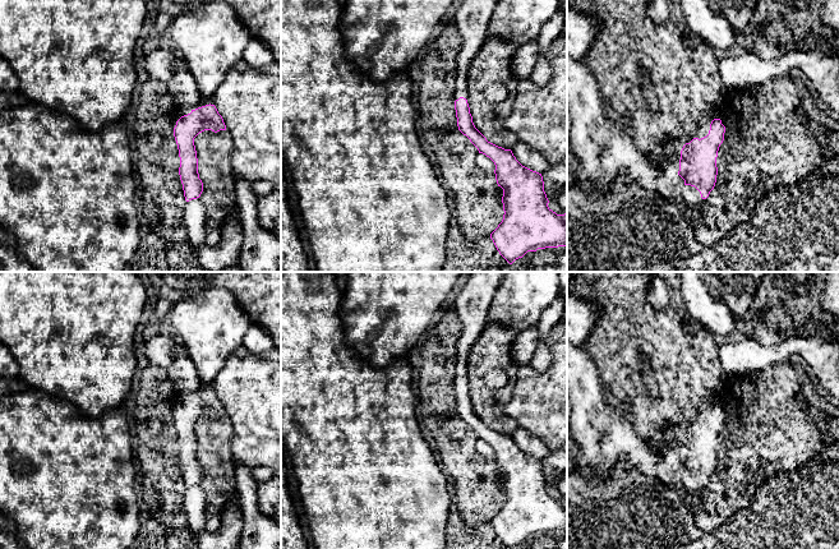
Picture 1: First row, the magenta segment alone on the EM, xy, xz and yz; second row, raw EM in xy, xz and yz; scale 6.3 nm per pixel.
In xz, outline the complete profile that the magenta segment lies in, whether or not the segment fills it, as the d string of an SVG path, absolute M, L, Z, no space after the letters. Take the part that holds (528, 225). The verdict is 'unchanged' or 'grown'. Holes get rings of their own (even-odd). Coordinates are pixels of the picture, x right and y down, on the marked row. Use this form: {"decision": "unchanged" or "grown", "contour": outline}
{"decision": "grown", "contour": "M464 0L458 6L453 24L462 38L462 46L456 56L455 110L458 130L478 148L479 153L489 157L495 165L495 180L503 189L503 220L490 234L499 254L512 264L527 252L567 245L567 214L557 214L548 207L541 174L522 166L511 149L504 149L487 140L475 128L467 103L467 70L478 51L485 42L488 26L499 0Z"}

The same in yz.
{"decision": "grown", "contour": "M567 56L567 110L571 115L568 142L578 160L575 185L591 183L593 190L607 194L618 180L621 171L633 177L640 185L668 202L687 206L700 211L707 202L716 183L716 157L724 140L724 120L715 112L702 112L699 116L693 138L678 138L664 147L659 158L653 158L639 151L624 123L605 105L594 74L581 59Z"}

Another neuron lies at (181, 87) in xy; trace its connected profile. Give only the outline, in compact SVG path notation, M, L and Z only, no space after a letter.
M176 51L174 75L165 84L175 106L180 111L198 107L202 103L203 96L197 87L195 79L190 73L186 61Z

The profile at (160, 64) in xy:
M163 45L144 55L144 68L149 78L162 83L169 82L175 71L175 50Z

